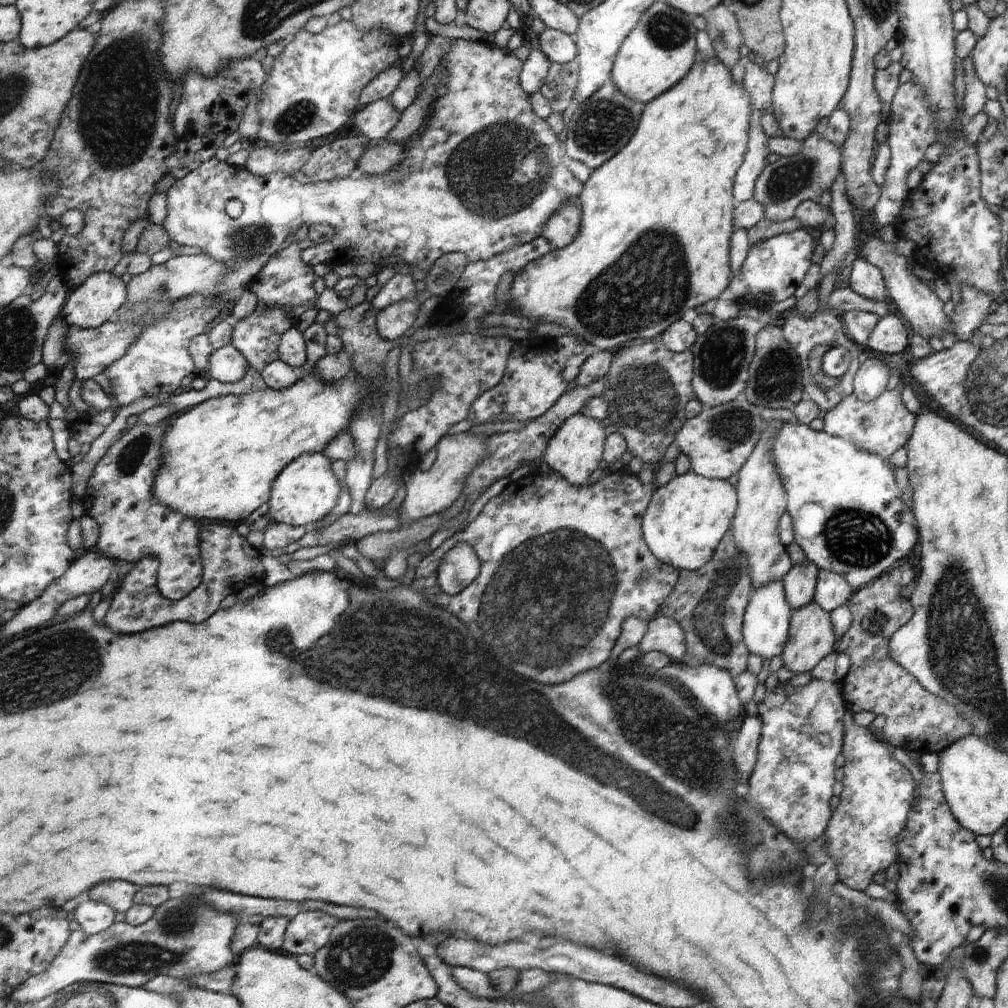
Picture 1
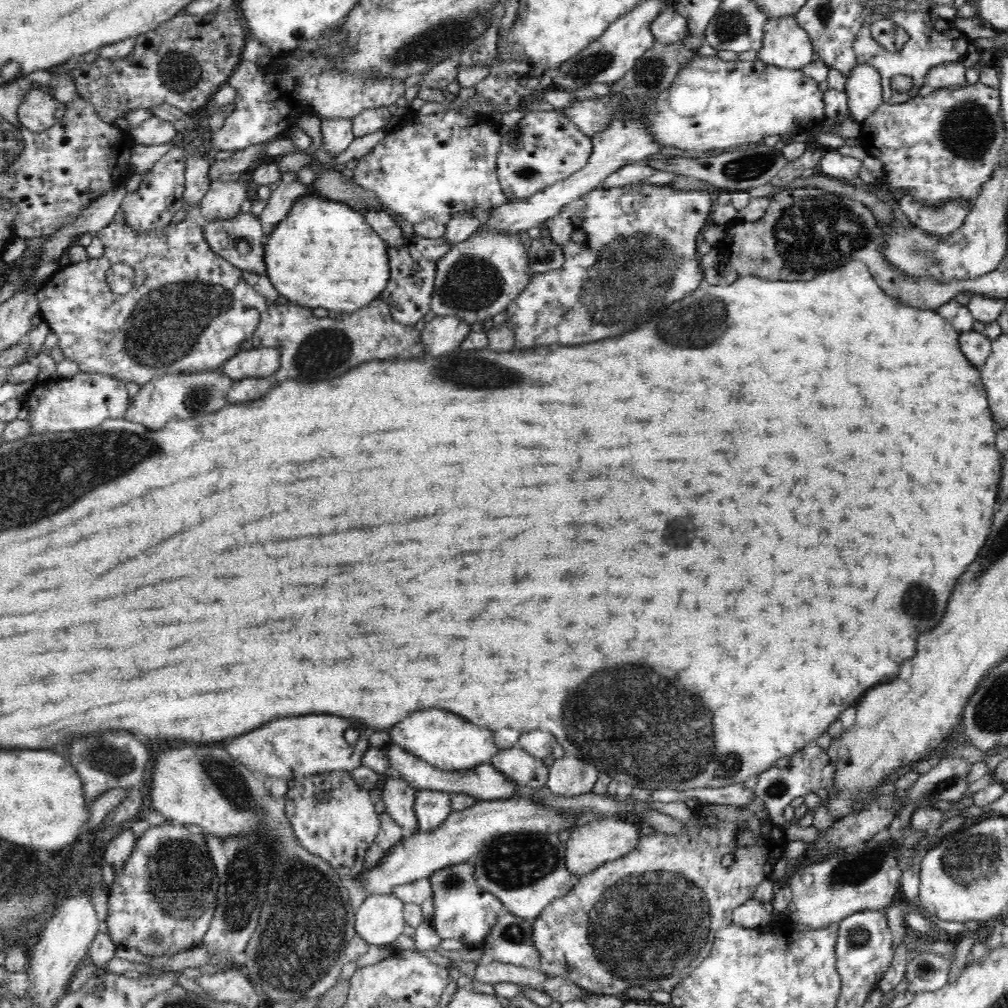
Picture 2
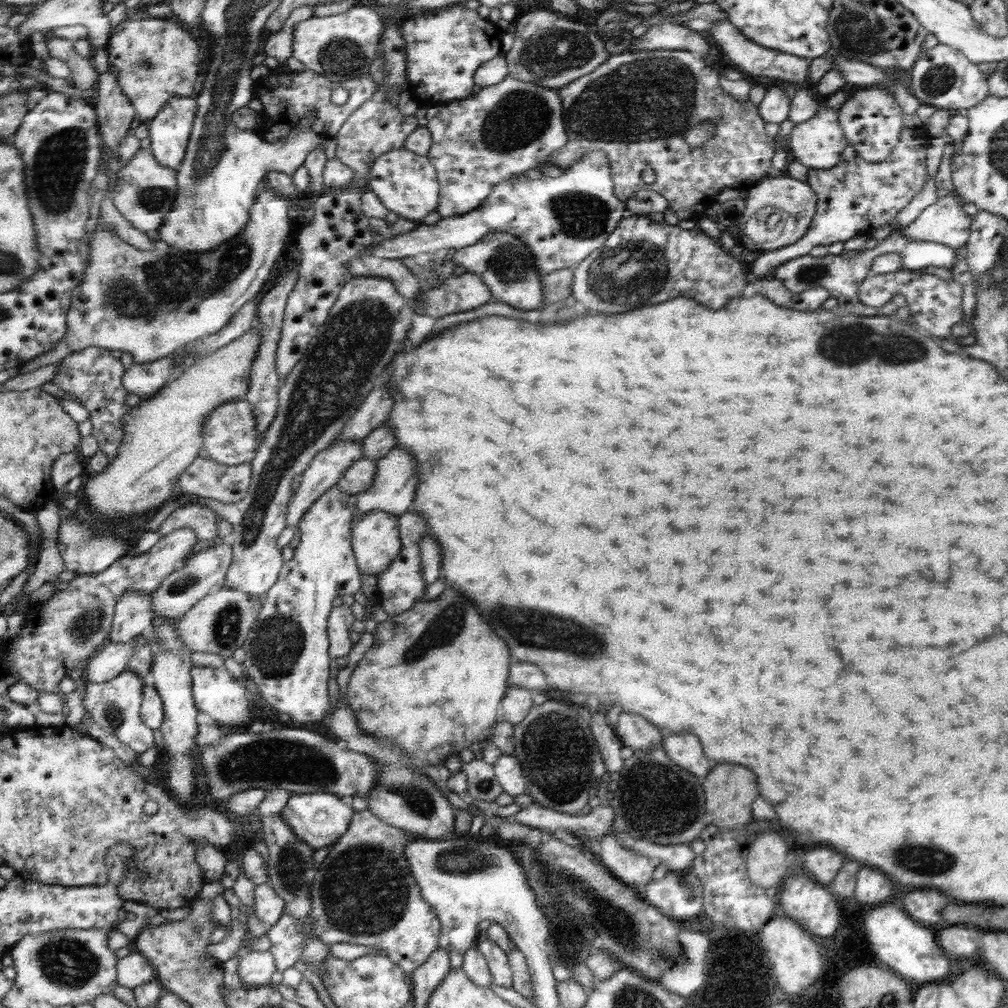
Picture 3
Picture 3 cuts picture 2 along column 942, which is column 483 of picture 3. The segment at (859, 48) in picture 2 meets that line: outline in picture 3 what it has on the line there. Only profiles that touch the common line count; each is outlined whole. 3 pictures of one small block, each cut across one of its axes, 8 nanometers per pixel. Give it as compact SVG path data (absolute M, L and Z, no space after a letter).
M465 4L417 12L409 20L403 20L403 38L407 40L409 58L409 92L419 106L443 106L453 100L467 100L475 90L475 74L479 68L495 60L503 52L503 32L497 24L481 18L477 10L465 8Z

